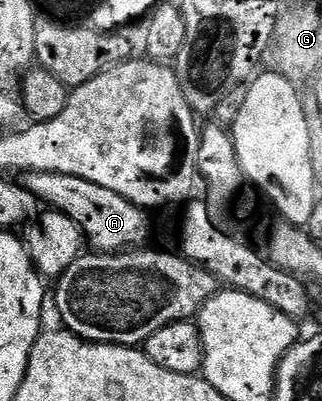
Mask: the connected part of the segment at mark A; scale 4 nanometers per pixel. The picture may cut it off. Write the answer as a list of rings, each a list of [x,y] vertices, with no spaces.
[[[33,170],[22,175],[21,184],[33,192],[33,196],[44,207],[61,211],[69,216],[69,220],[73,220],[73,224],[80,226],[92,251],[117,254],[139,248],[151,234],[151,222],[147,219],[148,211],[144,207],[125,200],[125,196],[110,188],[93,184],[93,180],[81,180],[81,176],[65,176],[61,172]]]

